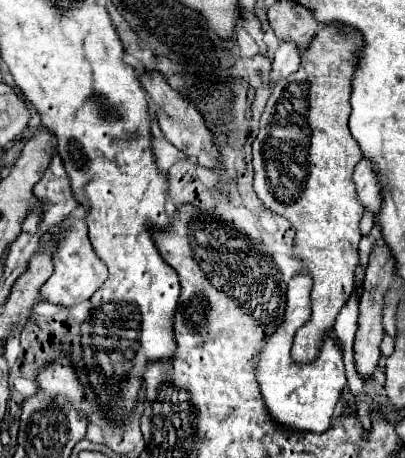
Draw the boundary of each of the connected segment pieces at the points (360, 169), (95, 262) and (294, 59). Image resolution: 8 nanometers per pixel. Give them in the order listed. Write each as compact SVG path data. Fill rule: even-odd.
M368 158L360 160L356 170L354 170L354 182L356 182L356 192L358 192L358 200L362 202L364 208L372 210L374 214L380 210L382 206L382 182L378 172L374 170L372 162Z
M68 216L60 226L58 232L46 232L40 240L40 246L48 246L52 240L56 240L56 250L52 254L52 262L54 262L54 272L52 276L44 282L44 286L40 288L40 296L46 302L54 302L60 304L64 308L70 308L78 302L90 300L90 296L106 282L108 278L108 270L104 266L104 262L100 262L100 258L96 258L92 244L88 240L88 230L84 226L84 220L76 218L76 216Z
M280 42L280 46L274 52L270 78L278 82L288 74L296 72L298 68L300 68L300 48L294 42Z

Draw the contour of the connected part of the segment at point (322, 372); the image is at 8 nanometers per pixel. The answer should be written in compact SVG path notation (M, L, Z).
M304 270L296 272L296 276L290 278L286 292L284 322L264 346L256 376L260 382L266 408L276 422L292 430L324 432L330 428L334 406L340 398L342 388L346 386L346 372L342 364L342 350L338 346L338 338L334 332L324 334L322 346L318 348L318 356L312 362L296 362L290 354L296 330L310 320L310 290L312 290L312 276L306 274Z

